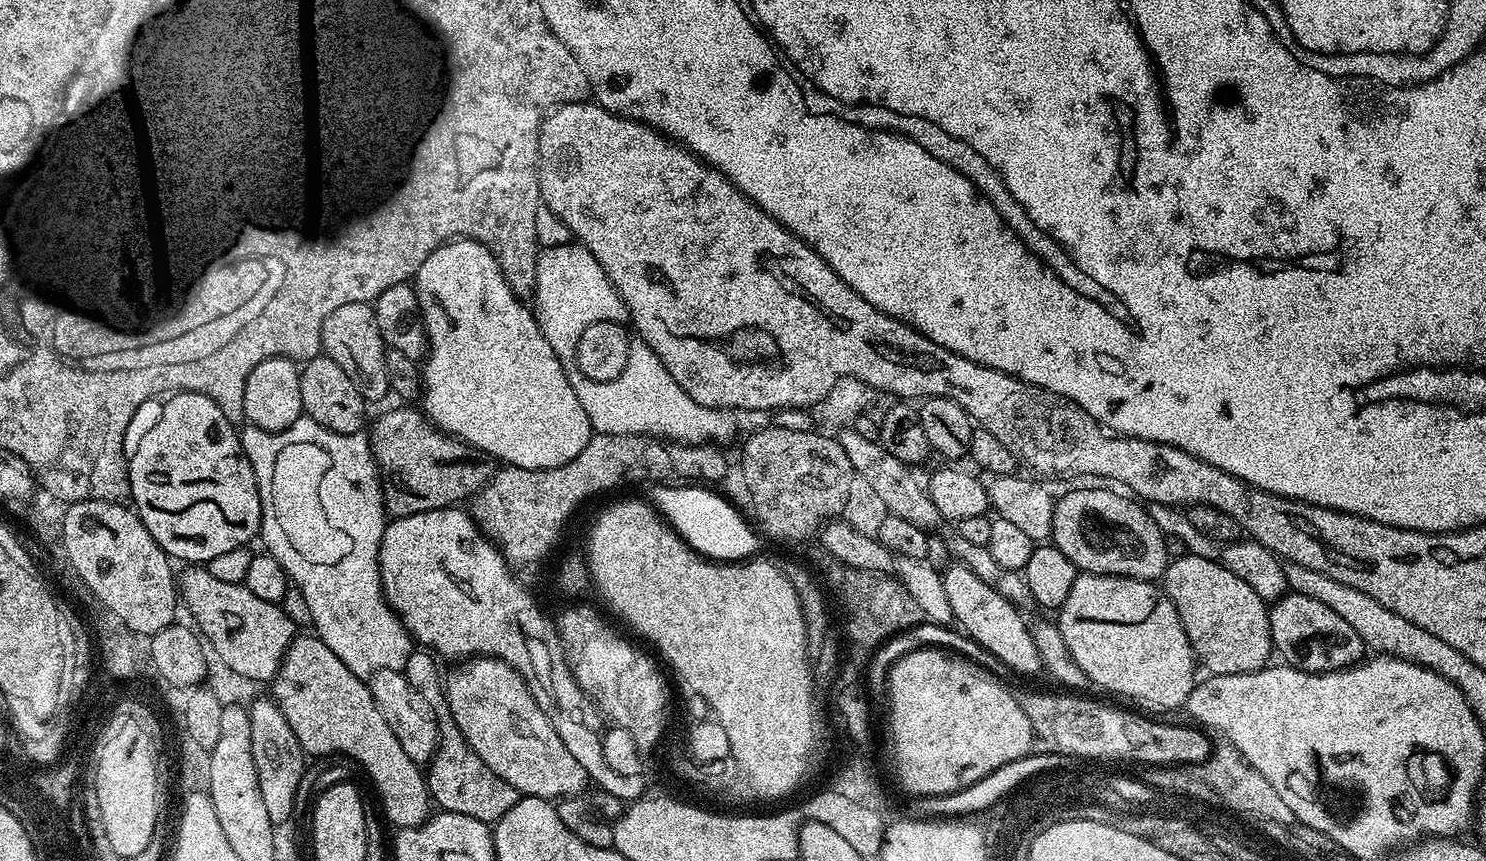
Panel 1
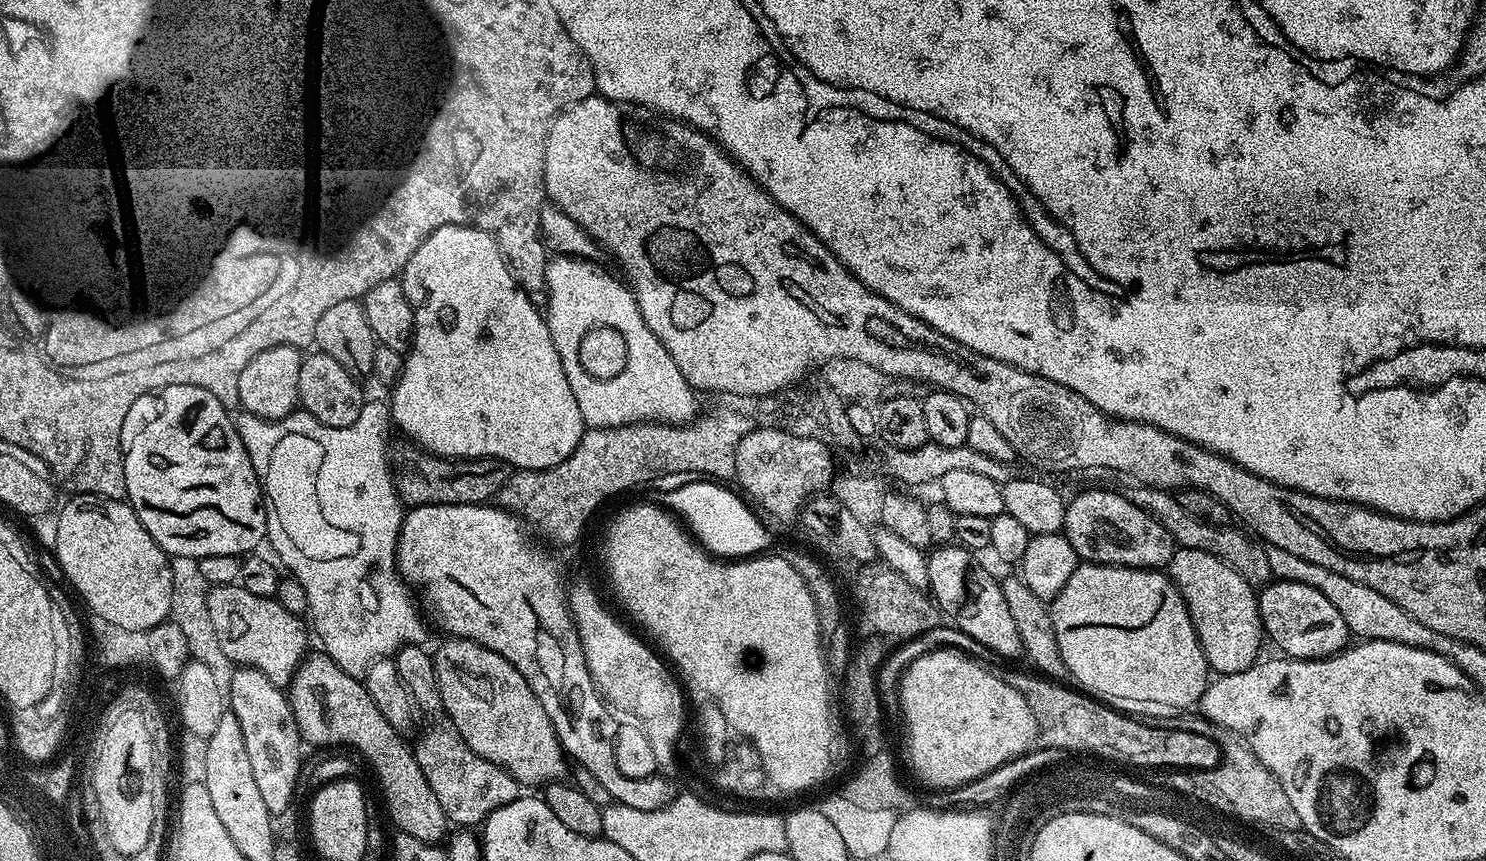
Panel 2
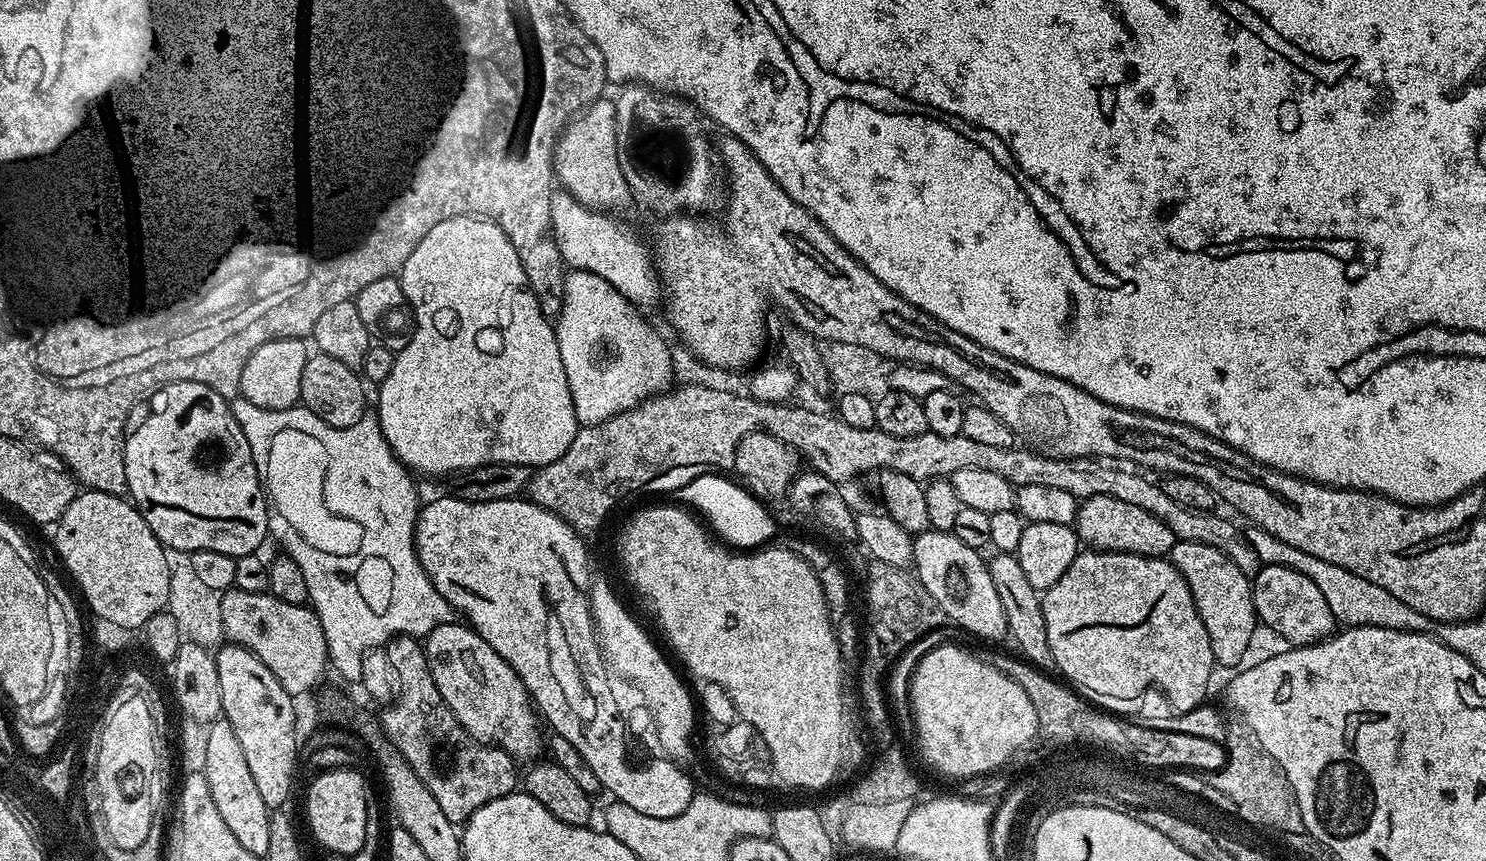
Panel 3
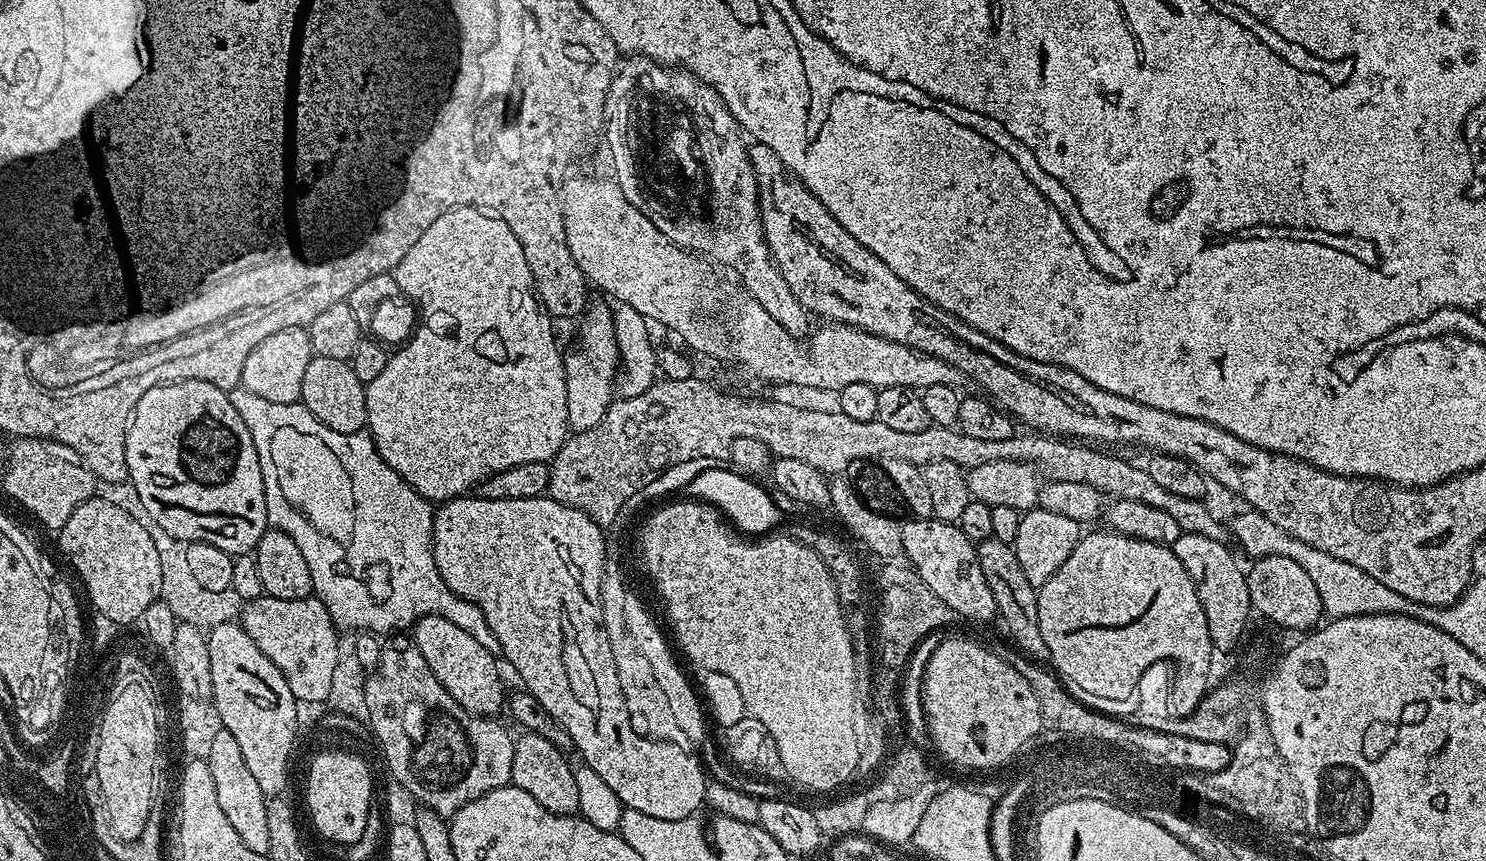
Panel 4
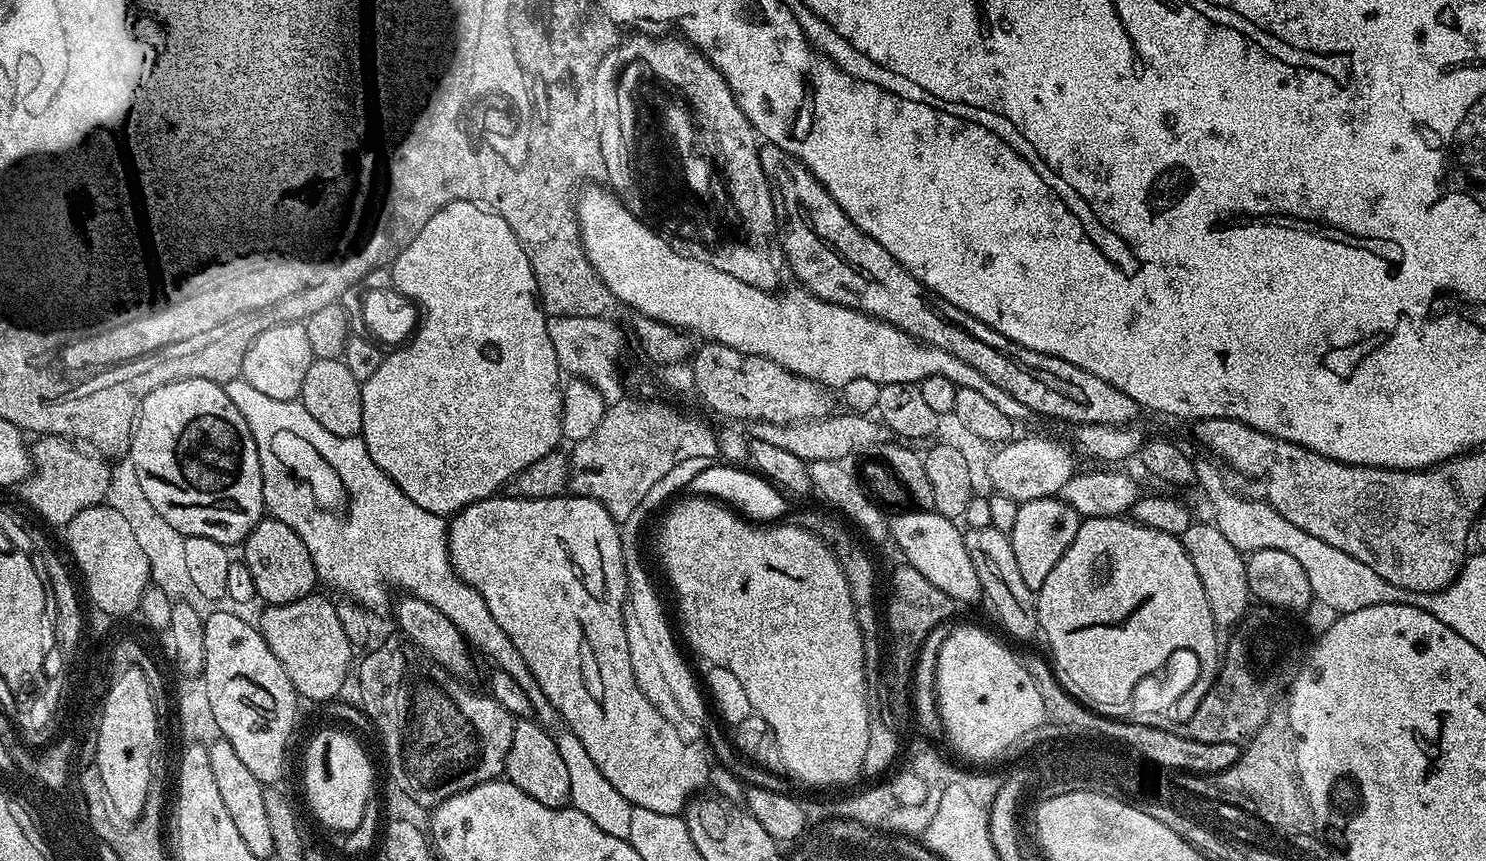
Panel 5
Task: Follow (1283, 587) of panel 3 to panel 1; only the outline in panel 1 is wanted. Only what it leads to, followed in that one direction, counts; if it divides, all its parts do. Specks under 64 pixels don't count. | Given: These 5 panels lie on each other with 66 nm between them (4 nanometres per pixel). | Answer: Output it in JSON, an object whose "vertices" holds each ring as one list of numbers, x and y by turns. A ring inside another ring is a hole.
{"vertices":[[1293,592,1285,593,1269,607,1268,617,1273,647,1278,654,1280,652,1287,659,1285,661,1291,667,1310,673,1336,672,1338,669,1349,668,1359,663,1365,655,1364,643,1355,633,1354,628,1347,625,1334,610,1331,610,1330,606,1325,606,1314,598]]}

